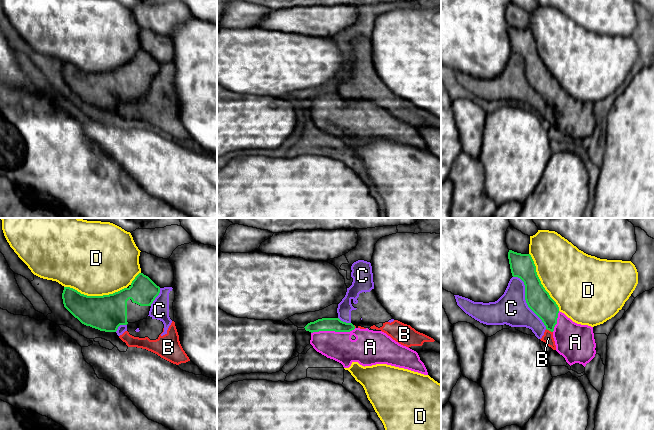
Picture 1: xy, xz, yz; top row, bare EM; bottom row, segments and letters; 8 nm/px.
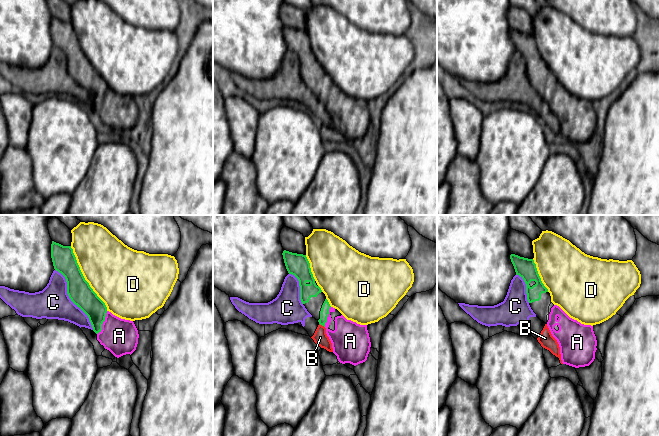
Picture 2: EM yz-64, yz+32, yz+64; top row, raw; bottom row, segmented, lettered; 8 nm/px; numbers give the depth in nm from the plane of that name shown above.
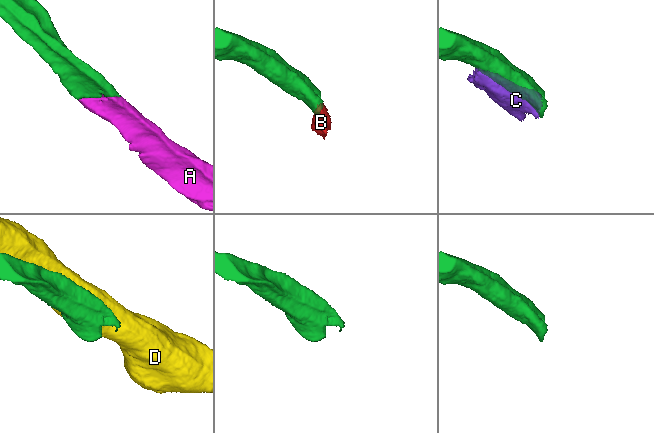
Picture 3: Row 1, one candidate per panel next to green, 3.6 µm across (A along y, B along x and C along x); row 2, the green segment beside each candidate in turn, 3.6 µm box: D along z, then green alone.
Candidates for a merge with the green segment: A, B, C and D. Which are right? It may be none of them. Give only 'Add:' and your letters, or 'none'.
Add: A

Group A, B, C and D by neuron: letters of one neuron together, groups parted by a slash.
A / B C / D

